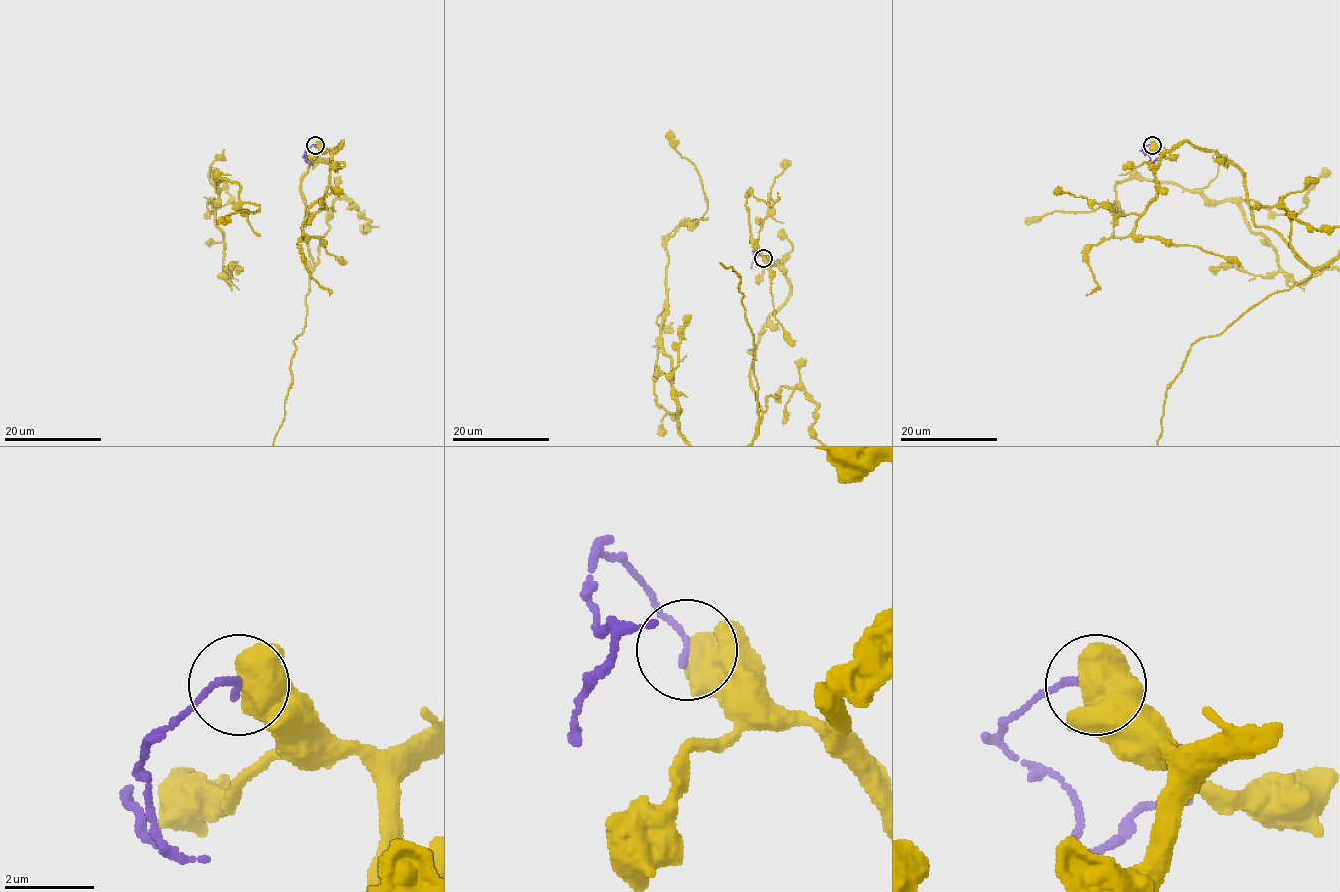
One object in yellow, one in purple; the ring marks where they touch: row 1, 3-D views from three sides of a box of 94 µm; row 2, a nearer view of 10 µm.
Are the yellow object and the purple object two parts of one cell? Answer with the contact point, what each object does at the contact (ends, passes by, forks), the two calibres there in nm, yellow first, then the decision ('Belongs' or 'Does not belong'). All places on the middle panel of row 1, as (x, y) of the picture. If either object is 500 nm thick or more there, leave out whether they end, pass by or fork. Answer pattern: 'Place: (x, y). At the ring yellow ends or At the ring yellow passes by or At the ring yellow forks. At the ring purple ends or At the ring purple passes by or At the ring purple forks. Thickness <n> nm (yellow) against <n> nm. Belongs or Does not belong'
Place: (763, 258). Thickness 1000 nm (yellow) against 130 nm. Does not belong

